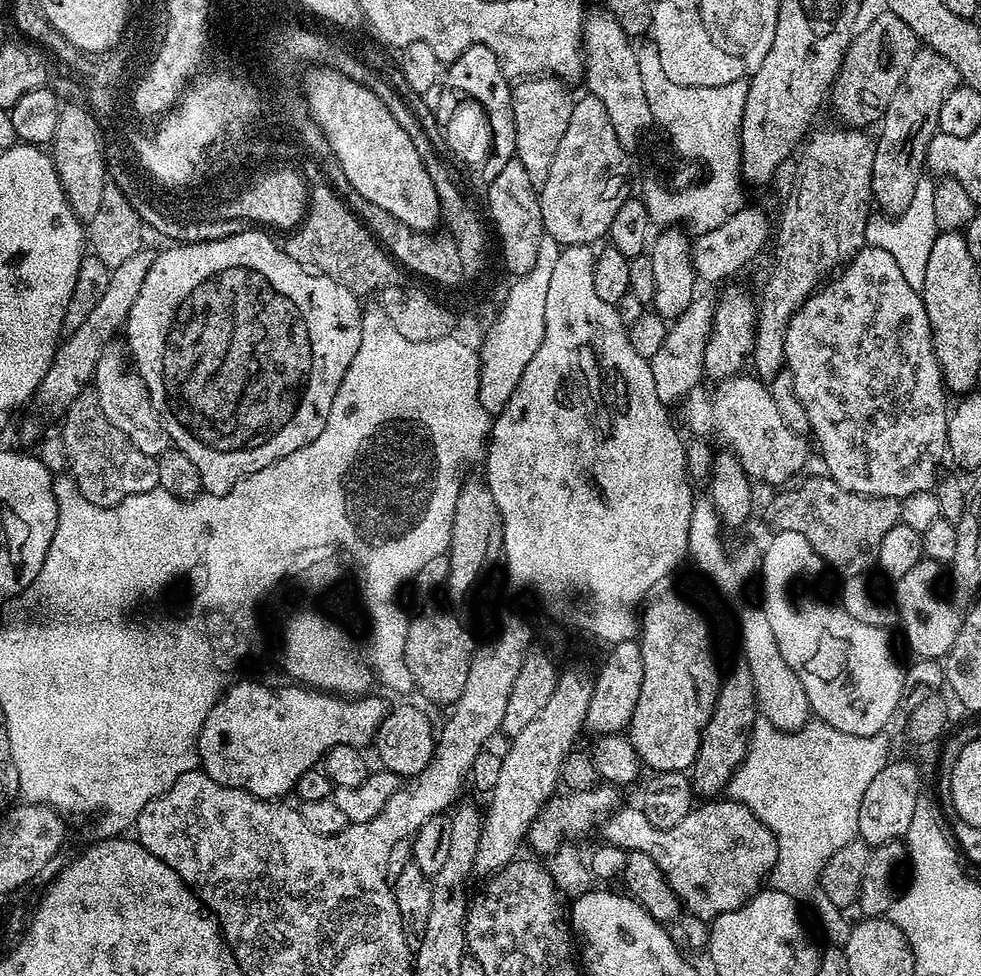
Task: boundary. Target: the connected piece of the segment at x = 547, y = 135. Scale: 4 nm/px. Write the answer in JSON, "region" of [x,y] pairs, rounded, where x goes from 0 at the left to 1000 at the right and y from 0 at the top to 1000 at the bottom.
{"region":[[[556,76],[531,81],[522,91],[525,163],[532,166],[536,179],[546,194],[554,191],[557,182],[561,182],[561,169],[565,166],[565,157],[573,147],[573,137],[577,137],[577,128],[581,125],[585,98],[579,95],[579,90],[580,87],[576,83]]]}

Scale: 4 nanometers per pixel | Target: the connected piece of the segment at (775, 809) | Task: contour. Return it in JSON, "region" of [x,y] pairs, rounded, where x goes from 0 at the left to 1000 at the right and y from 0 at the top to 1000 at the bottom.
{"region":[[[775,736],[767,745],[758,780],[750,786],[740,808],[741,819],[760,825],[789,855],[793,875],[791,886],[785,894],[786,909],[805,916],[812,923],[821,922],[828,926],[841,957],[852,969],[859,968],[866,954],[866,947],[865,944],[860,944],[861,935],[850,928],[850,924],[846,924],[846,920],[842,920],[842,916],[836,911],[836,897],[850,871],[858,871],[862,863],[874,860],[875,826],[879,826],[879,814],[883,814],[895,789],[899,789],[907,781],[903,755],[901,750],[890,754],[862,752],[858,748],[850,748],[850,744],[835,736],[825,737],[823,742],[810,748],[793,746],[785,739]]]}

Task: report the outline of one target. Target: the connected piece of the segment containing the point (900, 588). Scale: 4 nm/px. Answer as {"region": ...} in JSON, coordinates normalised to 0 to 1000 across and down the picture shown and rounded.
{"region":[[[939,572],[933,580],[924,584],[924,588],[919,588],[919,592],[911,595],[913,627],[922,642],[922,656],[931,668],[929,671],[940,676],[958,676],[965,672],[979,644],[980,628],[975,628],[973,621],[954,608],[954,601],[958,598],[958,586],[960,580],[955,574]]]}

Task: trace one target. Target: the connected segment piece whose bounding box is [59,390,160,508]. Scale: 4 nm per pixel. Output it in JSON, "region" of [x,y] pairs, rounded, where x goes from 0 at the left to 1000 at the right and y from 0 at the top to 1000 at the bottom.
{"region":[[[97,400],[82,402],[64,420],[63,427],[65,440],[60,450],[63,452],[64,470],[69,473],[68,483],[88,514],[96,514],[96,518],[101,520],[115,520],[137,506],[149,506],[149,502],[163,499],[159,468],[145,465],[145,461],[141,461],[141,457],[137,457],[137,453],[133,453],[133,449],[128,449],[128,445],[124,445],[108,424],[104,424]]]}

